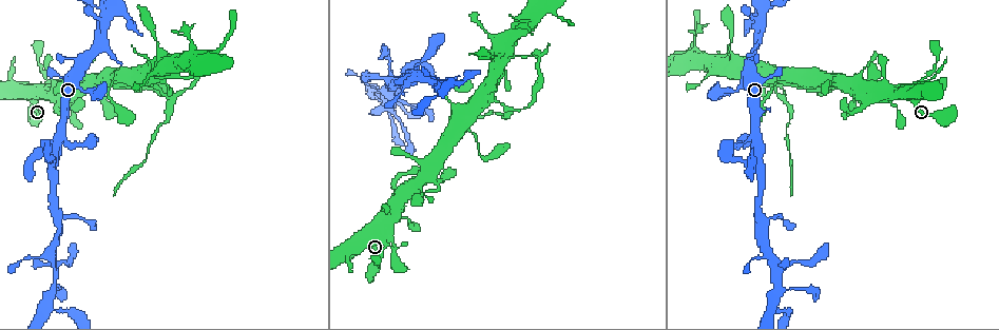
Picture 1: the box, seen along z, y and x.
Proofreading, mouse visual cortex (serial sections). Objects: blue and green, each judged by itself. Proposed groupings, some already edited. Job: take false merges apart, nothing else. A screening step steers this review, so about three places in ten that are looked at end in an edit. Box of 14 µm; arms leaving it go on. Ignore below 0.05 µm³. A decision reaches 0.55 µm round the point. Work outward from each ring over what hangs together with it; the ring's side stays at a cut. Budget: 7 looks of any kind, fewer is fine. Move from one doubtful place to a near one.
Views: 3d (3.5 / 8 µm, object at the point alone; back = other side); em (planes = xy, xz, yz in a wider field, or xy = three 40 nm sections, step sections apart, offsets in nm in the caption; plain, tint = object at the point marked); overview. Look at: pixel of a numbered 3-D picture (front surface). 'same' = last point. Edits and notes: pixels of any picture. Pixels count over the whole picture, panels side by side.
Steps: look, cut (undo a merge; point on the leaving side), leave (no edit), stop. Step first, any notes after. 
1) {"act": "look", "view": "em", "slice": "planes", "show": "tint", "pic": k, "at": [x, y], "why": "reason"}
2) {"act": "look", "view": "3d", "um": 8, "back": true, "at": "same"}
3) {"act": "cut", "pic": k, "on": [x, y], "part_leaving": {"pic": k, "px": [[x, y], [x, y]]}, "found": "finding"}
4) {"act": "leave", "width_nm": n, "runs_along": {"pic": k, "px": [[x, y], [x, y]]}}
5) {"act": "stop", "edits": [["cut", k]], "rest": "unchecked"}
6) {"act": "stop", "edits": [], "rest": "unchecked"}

{"act": "look", "view": "3d", "um": 8, "pic": 1, "at": [536, 54], "why": "sharp bend"}

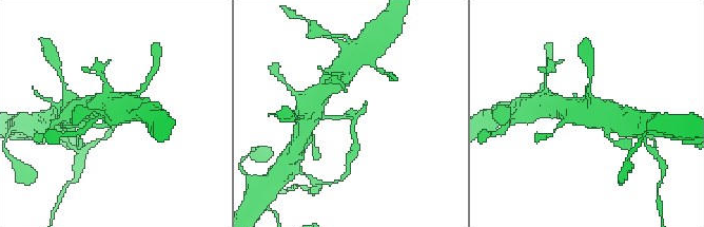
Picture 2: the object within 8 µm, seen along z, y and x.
{"act": "look", "view": "3d", "um": 3.5, "pic": 2, "at": [353, 114], "why": "closer look"}

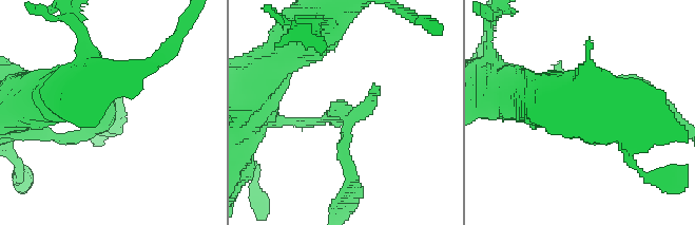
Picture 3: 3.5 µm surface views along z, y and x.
{"act": "look", "view": "em", "slice": "xy", "step": 3, "show": "tint", "pic": 3, "at": [342, 117], "why": "now the EM"}

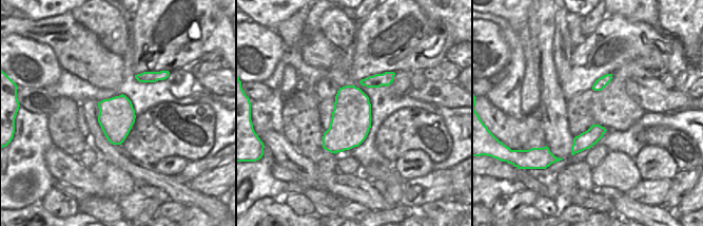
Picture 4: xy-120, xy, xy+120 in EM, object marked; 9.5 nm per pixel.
{"act": "cut", "pic": 3, "on": [341, 154], "found": "two cells meet here"}

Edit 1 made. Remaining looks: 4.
{"act": "look", "view": "overview"}

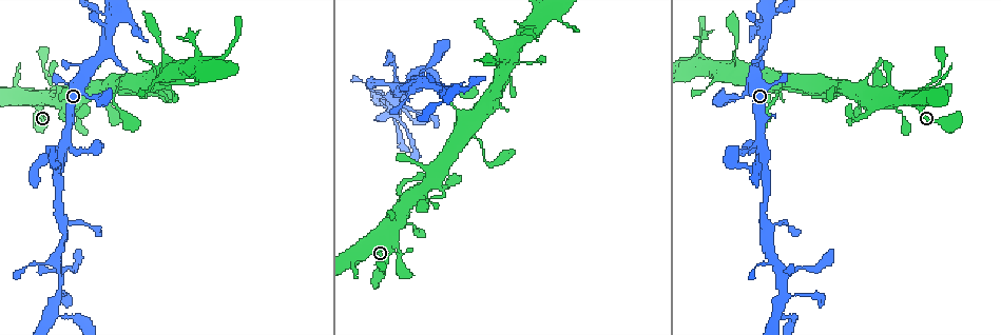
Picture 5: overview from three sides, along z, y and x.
{"act": "look", "view": "3d", "um": 3.5, "back": true, "pic": 5, "at": [112, 19], "why": "two arms at a narrow angle"}

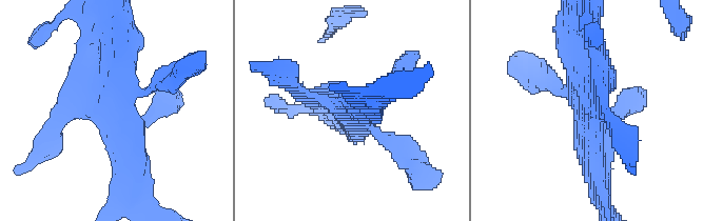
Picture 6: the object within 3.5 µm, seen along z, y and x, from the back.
{"act": "look", "view": "em", "slice": "xy", "step": 5, "show": "plain", "pic": 6, "at": [592, 113], "why": "need the tissue"}

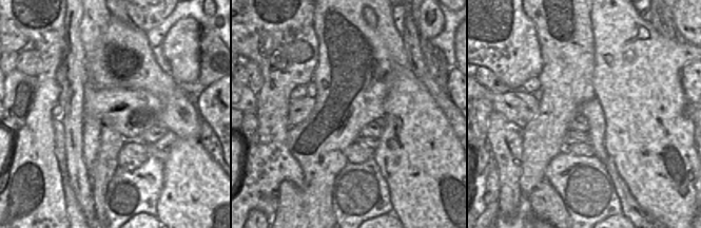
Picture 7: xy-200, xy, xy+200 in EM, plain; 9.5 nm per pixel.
{"act": "look", "view": "em", "slice": "xy", "step": 5, "show": "tint", "at": "same"}

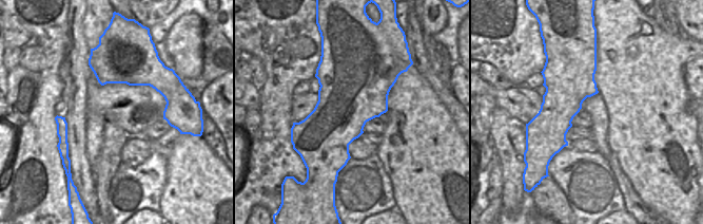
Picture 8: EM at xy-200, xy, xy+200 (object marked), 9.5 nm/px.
{"act": "leave", "runs_along": {"pic": 6, "px": [[123, 179], [106, 95], [84, 85], [64, 105]]}, "found": "all the same cell"}

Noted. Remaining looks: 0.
{"act": "stop", "edits": [["cut", 3]], "rest": "unchecked"}

